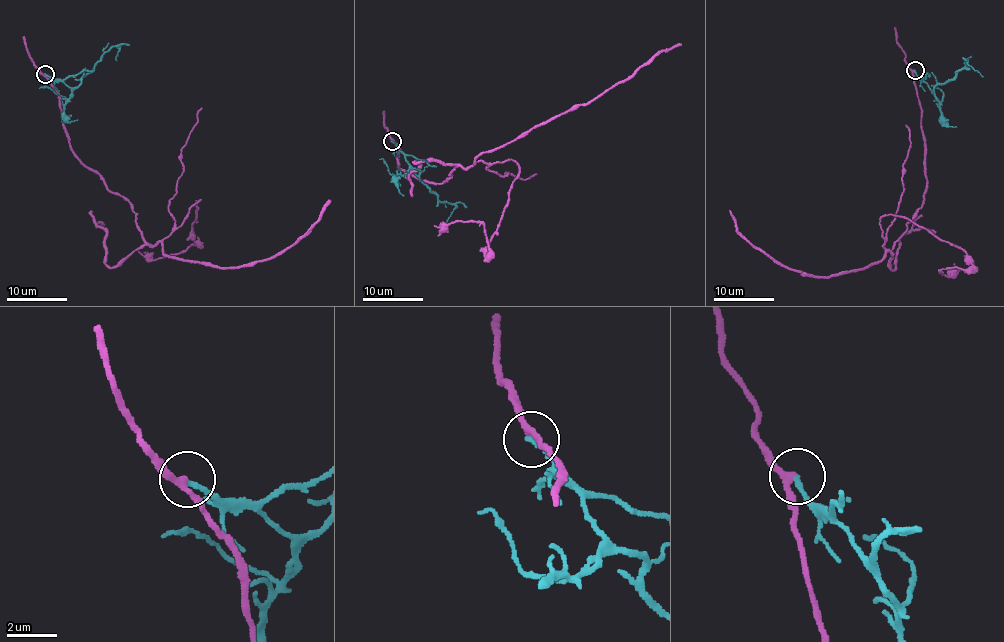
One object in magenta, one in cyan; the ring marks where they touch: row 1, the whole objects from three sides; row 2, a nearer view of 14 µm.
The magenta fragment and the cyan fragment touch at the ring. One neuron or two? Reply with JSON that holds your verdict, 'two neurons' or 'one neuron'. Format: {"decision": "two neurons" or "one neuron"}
{"decision": "two neurons"}

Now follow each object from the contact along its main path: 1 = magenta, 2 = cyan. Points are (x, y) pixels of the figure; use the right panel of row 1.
1: (914, 70), (927, 184), (921, 208), (892, 253), (832, 276), (806, 275), (771, 258), (738, 231), (730, 211)
2: (915, 70), (932, 91), (951, 78), (965, 60), (982, 77)

